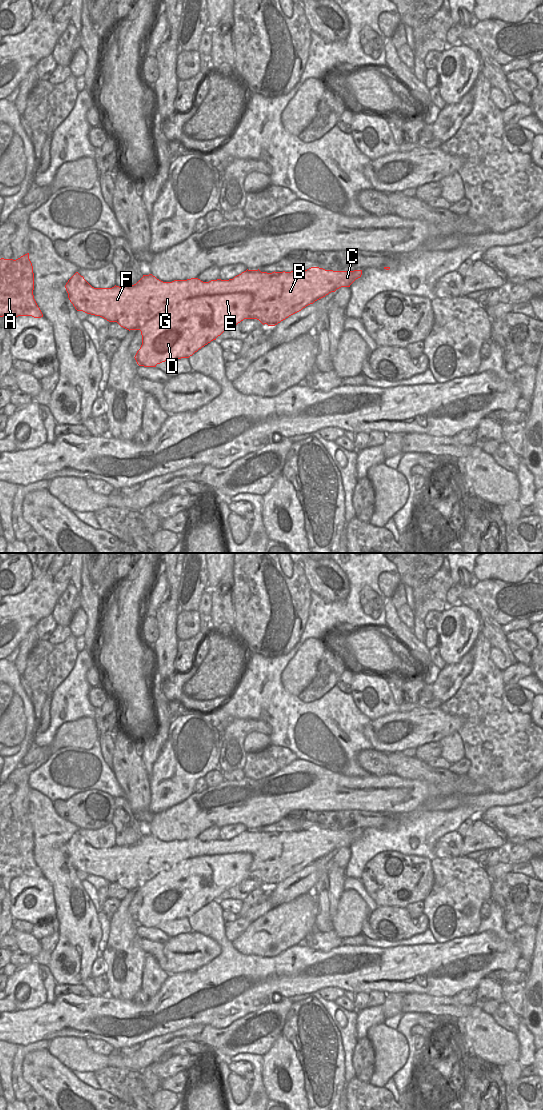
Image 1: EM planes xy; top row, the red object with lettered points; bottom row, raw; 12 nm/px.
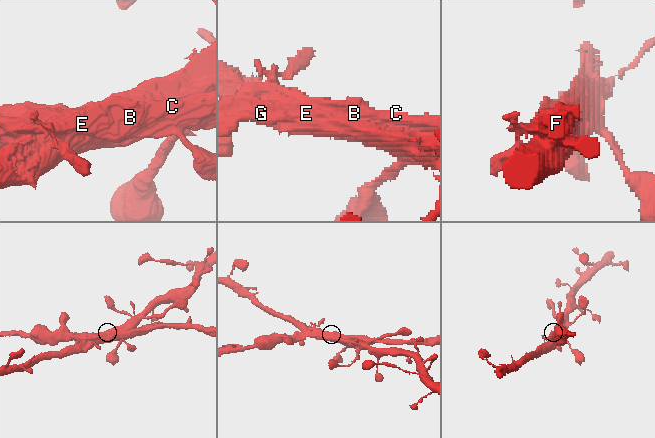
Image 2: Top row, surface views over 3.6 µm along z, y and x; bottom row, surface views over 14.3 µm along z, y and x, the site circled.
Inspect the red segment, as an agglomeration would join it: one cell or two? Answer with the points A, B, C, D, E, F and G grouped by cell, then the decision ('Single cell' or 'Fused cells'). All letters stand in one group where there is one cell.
Groups: A B C F G / D E. Fused cells

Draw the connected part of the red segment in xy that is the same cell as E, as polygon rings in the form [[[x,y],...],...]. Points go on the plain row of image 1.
[[[247,852],[225,855],[205,855],[185,859],[162,869],[162,877],[151,878],[145,882],[133,876],[125,876],[117,883],[127,890],[140,890],[142,905],[135,915],[139,926],[156,927],[167,920],[189,918],[199,909],[216,900],[224,891],[249,879],[249,868],[253,856]]]

